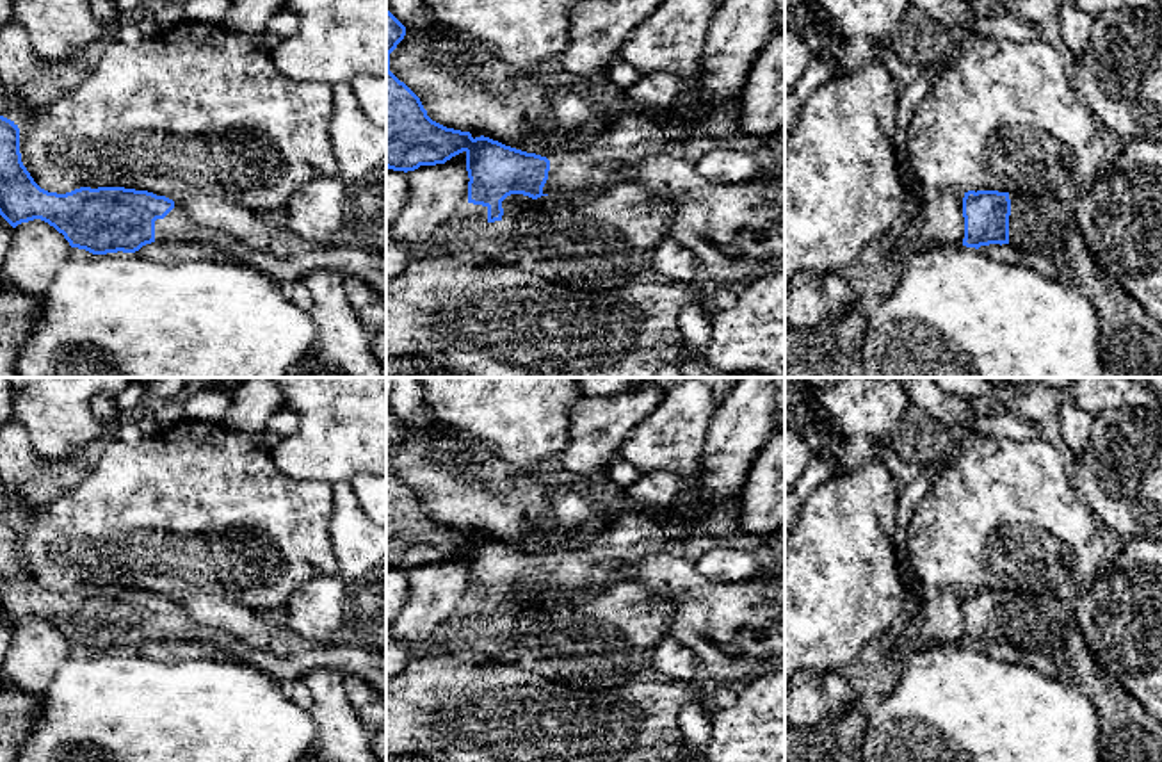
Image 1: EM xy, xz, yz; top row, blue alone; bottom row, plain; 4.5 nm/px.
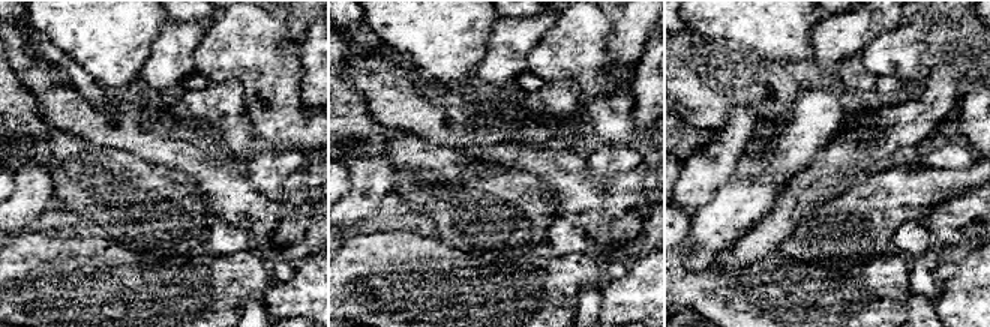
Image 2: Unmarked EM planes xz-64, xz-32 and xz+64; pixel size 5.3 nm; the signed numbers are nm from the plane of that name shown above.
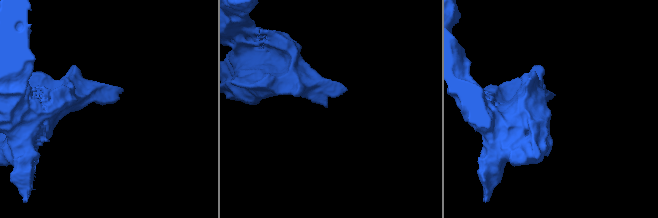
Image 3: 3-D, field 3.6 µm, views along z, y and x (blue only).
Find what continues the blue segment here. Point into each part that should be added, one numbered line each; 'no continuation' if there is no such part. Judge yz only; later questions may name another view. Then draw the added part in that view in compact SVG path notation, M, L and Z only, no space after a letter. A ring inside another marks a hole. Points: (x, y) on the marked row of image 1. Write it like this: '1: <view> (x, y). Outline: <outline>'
1: yz (1130, 346). Outline: M1009 192L1009 244L1037 253L1093 303L1103 377L1162 377L1162 324L1091 256L1073 210L1052 196Z

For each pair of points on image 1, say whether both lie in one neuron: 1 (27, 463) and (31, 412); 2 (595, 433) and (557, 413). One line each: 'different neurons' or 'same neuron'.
1: different neurons
2: different neurons

